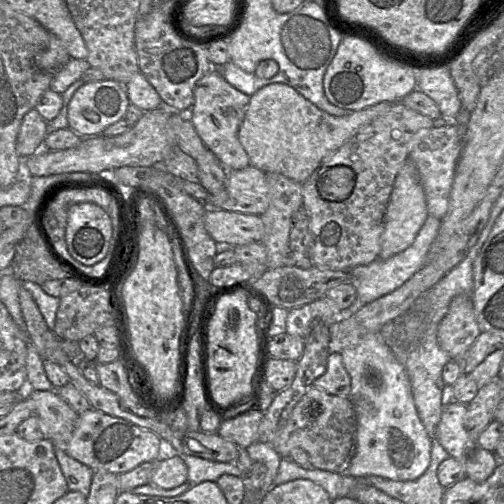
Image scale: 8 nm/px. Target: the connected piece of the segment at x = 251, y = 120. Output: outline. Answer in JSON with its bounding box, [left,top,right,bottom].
[238,83,396,184]

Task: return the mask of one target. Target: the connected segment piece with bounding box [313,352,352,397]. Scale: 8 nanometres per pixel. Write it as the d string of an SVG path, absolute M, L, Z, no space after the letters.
M341 352L330 353L325 373L313 385L332 395L350 397L352 381L344 367Z

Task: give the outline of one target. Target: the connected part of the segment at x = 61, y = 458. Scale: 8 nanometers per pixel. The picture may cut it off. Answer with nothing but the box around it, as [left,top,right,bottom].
[55,445,94,496]

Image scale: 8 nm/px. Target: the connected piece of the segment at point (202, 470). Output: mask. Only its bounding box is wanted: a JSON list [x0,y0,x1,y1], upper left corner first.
[131,454,245,497]

